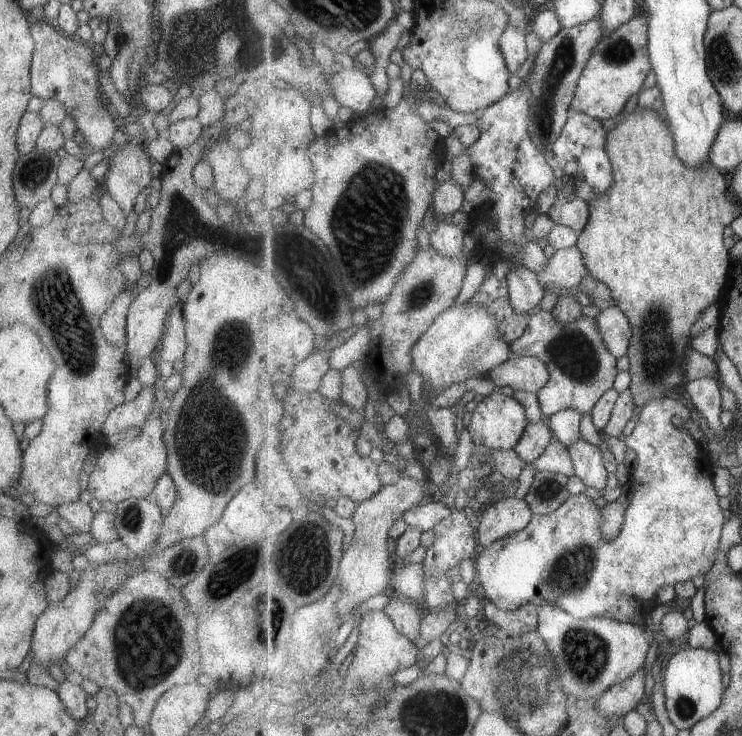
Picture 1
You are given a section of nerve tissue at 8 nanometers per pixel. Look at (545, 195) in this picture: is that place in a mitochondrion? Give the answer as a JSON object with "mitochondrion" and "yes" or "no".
{"mitochondrion":"no"}

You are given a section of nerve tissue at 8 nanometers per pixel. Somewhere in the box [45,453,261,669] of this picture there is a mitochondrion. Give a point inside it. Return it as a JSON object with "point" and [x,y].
{"point":[185,564]}

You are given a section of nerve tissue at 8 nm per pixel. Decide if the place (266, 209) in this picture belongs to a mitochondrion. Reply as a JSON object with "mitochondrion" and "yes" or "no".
{"mitochondrion":"no"}

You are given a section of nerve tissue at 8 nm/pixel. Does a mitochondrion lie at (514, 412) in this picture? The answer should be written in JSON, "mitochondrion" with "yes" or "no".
{"mitochondrion":"no"}

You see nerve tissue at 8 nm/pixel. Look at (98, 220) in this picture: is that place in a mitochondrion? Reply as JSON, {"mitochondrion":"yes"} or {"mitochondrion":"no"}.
{"mitochondrion":"no"}

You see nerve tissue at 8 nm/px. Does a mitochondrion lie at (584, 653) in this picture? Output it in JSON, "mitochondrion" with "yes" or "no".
{"mitochondrion":"yes"}

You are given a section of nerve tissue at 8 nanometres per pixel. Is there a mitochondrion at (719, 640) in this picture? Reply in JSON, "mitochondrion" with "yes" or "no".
{"mitochondrion":"no"}

